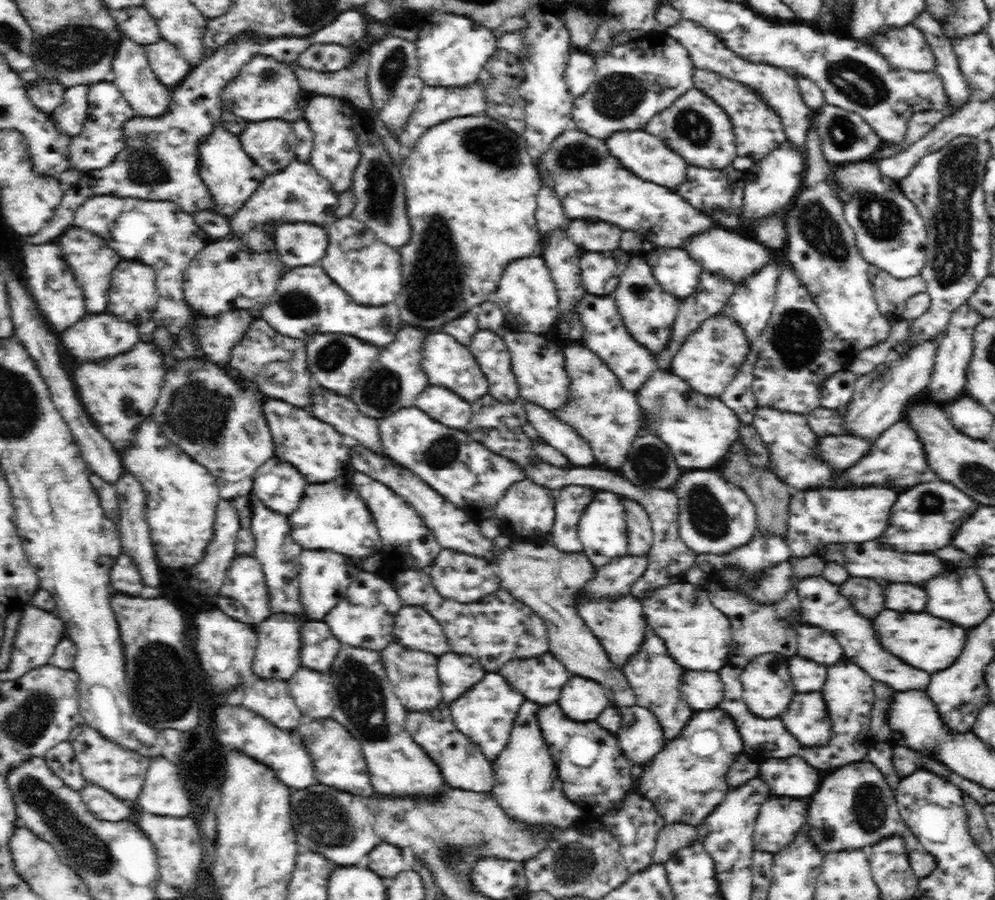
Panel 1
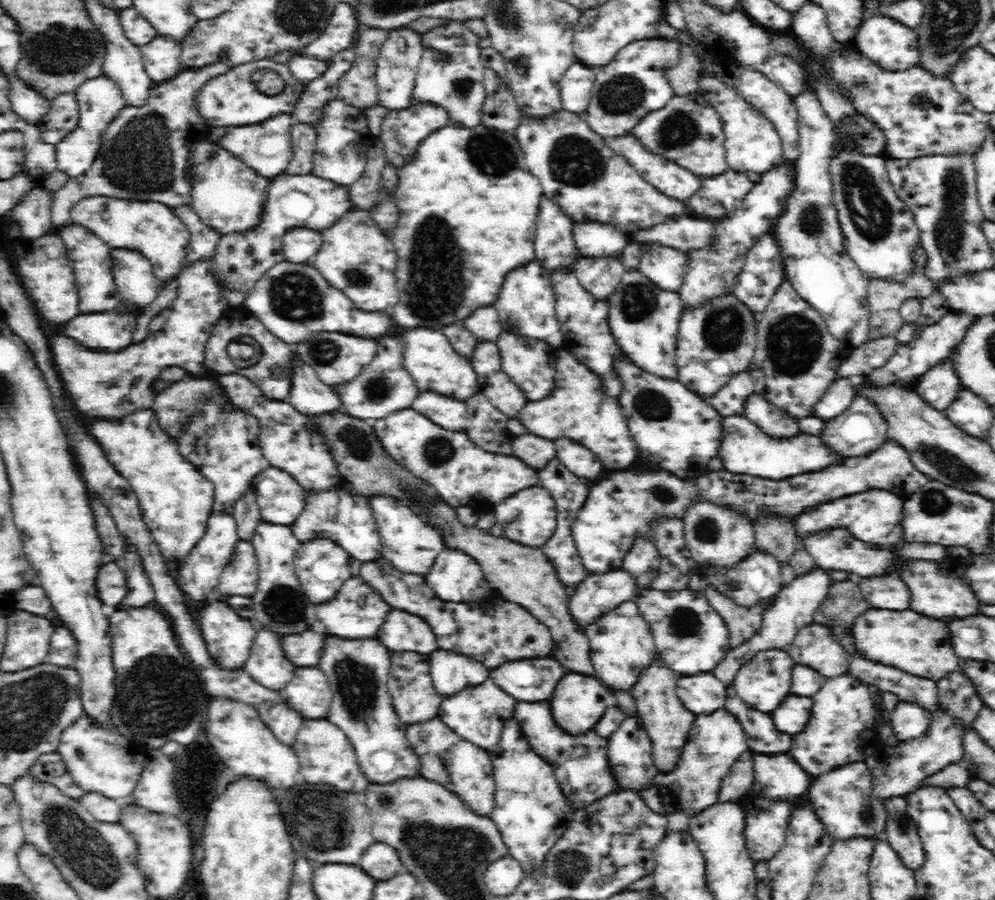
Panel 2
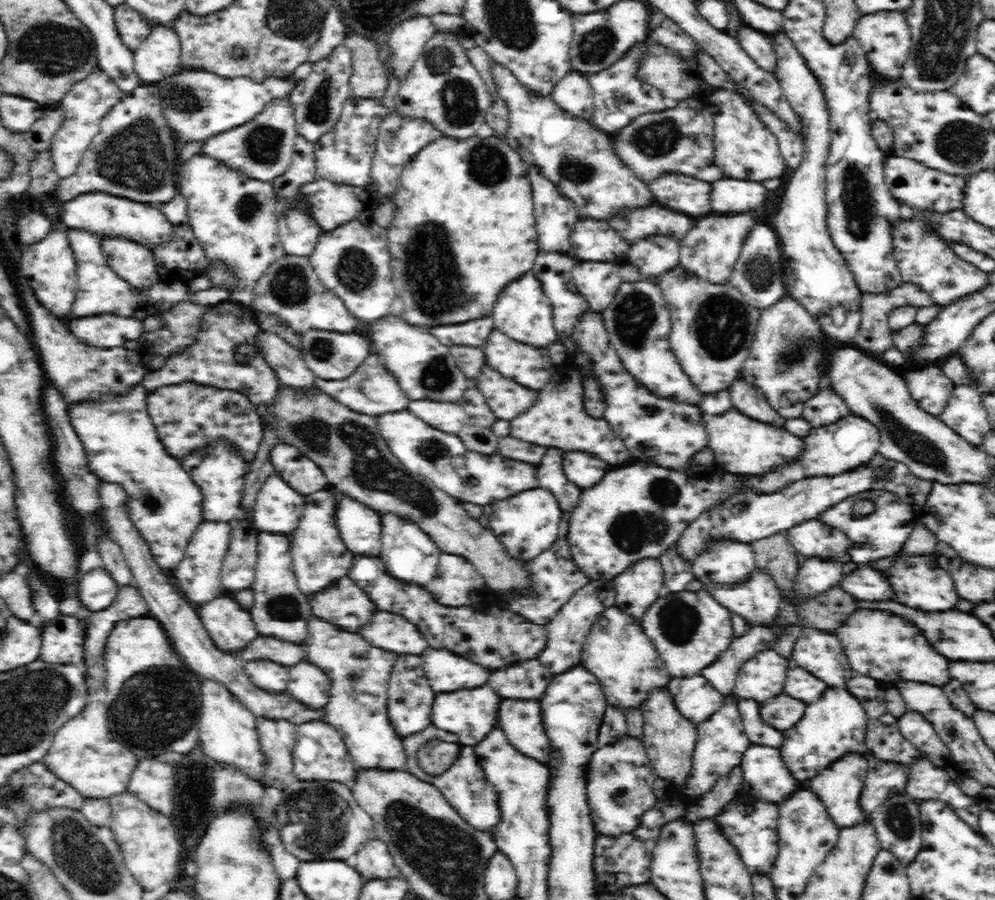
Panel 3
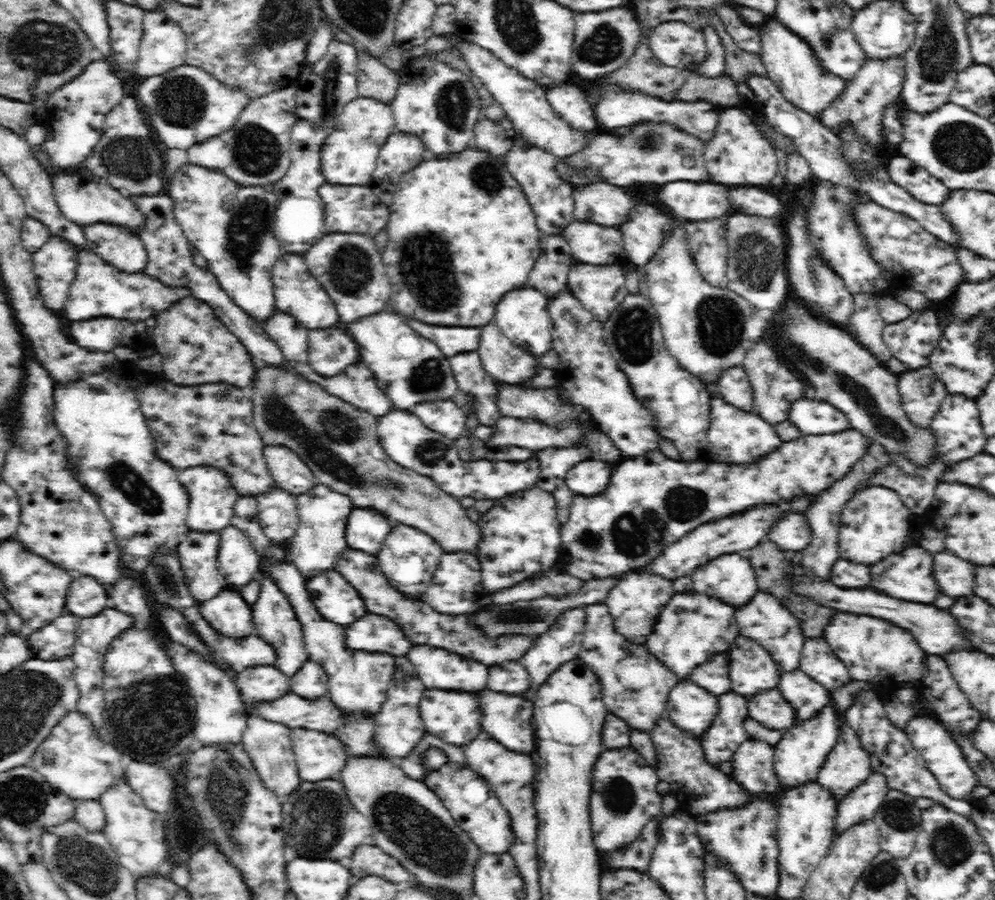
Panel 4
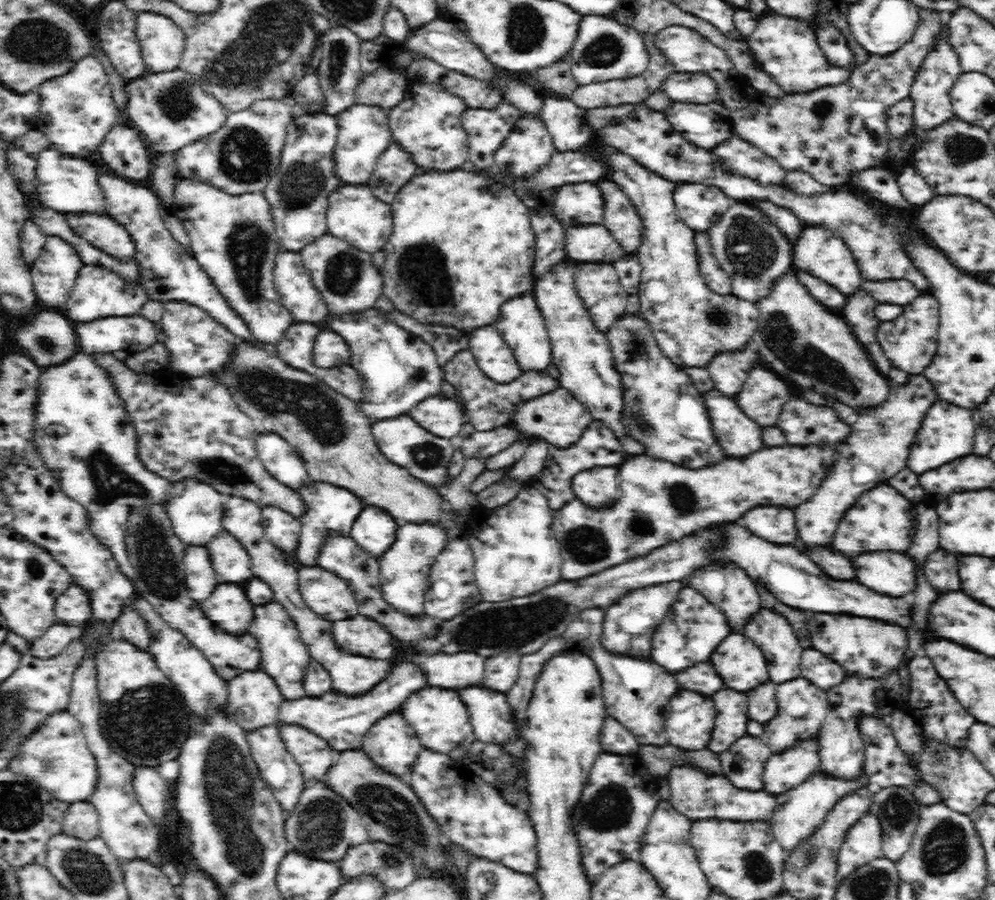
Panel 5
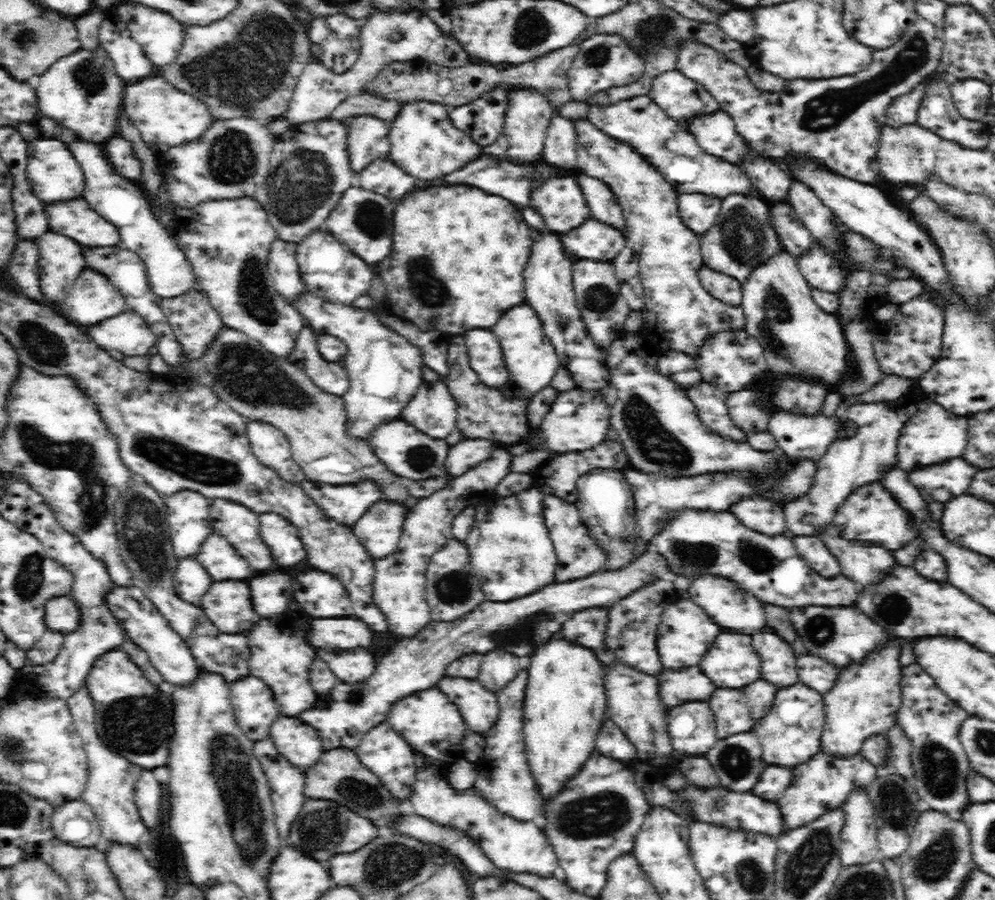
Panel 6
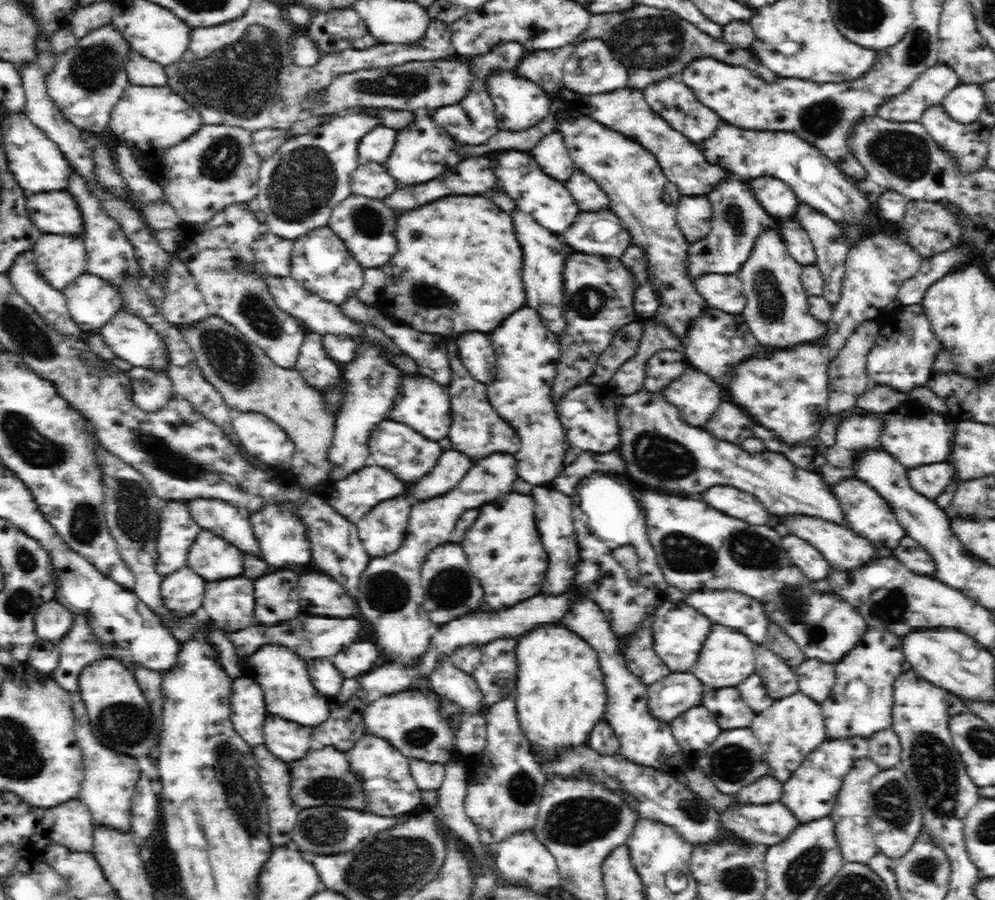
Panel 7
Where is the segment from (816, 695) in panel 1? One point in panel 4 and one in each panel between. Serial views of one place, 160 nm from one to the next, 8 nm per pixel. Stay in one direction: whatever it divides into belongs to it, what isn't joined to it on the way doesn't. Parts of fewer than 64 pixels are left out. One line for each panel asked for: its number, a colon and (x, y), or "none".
2: (793, 717)
3: (783, 712)
4: (770, 709)

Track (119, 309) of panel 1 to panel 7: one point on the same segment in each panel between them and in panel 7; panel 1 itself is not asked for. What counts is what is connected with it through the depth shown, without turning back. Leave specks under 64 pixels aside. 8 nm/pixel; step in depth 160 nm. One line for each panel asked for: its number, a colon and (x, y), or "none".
2: (137, 286)
3: (133, 262)
4: (118, 246)
5: (102, 231)
6: (74, 218)
7: (56, 211)

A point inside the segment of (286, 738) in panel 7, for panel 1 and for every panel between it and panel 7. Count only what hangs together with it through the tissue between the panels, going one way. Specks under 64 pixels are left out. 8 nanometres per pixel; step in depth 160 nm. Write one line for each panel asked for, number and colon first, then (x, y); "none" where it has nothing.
1: (341, 763)
2: (327, 756)
3: (319, 754)
4: (318, 756)
5: (314, 756)
6: (301, 746)

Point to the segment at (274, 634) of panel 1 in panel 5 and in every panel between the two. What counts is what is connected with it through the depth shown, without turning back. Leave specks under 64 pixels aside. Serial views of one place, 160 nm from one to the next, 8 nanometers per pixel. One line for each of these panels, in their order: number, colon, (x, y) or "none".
2: (268, 665)
3: (267, 675)
4: (260, 683)
5: (253, 700)

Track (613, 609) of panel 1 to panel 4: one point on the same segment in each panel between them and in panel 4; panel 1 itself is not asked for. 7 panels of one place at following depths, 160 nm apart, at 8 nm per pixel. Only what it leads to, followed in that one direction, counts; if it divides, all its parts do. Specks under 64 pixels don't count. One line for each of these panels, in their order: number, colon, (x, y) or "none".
2: (622, 644)
3: (628, 667)
4: (635, 686)

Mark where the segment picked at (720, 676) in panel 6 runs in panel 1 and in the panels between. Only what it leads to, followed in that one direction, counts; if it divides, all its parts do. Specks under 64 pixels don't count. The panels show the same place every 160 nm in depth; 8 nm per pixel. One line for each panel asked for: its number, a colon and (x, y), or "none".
1: (768, 690)
2: (763, 682)
3: (762, 677)
4: (752, 669)
5: (739, 663)

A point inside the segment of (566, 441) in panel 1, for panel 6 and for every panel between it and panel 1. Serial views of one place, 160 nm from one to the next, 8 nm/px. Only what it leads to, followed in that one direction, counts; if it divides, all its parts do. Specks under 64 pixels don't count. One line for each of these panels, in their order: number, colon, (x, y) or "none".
2: (579, 458)
3: (585, 470)
4: (587, 478)
5: (597, 486)
6: (603, 497)

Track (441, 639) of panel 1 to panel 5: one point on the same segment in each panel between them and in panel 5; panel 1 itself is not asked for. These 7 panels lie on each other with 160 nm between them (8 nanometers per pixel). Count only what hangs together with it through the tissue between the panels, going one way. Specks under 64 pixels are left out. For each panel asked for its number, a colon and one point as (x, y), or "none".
2: (403, 631)
3: (391, 632)
4: (373, 633)
5: (368, 638)

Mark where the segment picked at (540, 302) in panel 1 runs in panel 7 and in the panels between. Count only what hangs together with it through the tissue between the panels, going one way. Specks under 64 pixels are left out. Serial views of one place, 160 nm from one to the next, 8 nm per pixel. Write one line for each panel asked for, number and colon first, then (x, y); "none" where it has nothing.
2: (527, 304)
3: (522, 311)
4: (522, 315)
5: (520, 320)
6: (531, 360)
7: (528, 352)

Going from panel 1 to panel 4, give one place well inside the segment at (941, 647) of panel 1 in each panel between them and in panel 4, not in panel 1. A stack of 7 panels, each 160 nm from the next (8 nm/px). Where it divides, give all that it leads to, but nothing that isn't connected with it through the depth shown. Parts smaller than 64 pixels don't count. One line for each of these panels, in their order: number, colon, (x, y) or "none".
2: (917, 644)
3: (877, 645)
4: (871, 649)

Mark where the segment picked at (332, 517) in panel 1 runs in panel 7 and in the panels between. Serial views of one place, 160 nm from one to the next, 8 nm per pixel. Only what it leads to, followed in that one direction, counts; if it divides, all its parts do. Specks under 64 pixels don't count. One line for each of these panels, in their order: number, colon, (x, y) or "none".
2: (336, 515)
3: (360, 528)
4: (366, 530)
5: (374, 530)
6: (379, 530)
7: (382, 530)

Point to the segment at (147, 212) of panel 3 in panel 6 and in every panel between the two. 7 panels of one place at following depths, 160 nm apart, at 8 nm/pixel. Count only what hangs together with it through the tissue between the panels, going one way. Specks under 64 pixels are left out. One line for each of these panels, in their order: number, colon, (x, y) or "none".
4: (83, 199)
5: (67, 185)
6: (53, 174)

